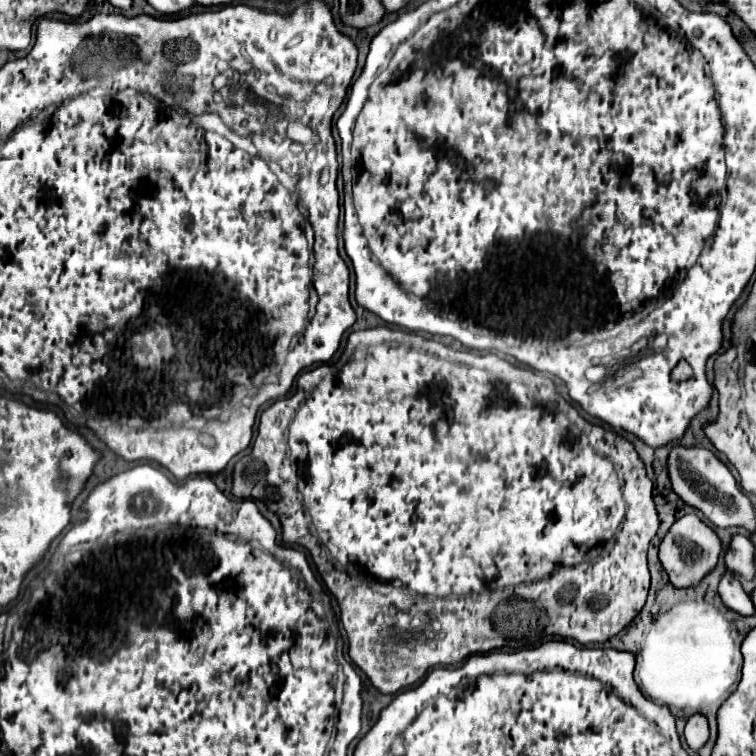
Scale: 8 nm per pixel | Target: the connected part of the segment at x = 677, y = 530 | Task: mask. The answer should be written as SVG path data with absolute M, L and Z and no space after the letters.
M685 514L679 520L675 520L659 544L659 560L675 588L687 588L687 586L699 582L709 570L713 570L713 566L717 564L721 554L723 554L721 540L695 514Z

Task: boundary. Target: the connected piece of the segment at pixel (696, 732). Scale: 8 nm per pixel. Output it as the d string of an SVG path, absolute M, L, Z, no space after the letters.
M693 714L689 716L687 724L685 724L685 740L693 750L699 750L705 740L709 738L709 726L707 726L707 718L703 714Z

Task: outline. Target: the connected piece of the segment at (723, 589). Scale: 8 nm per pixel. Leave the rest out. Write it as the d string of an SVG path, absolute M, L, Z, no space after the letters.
M727 570L723 576L721 576L721 582L719 582L719 596L723 600L723 604L743 616L753 616L755 614L755 608L753 608L753 602L751 598L745 594L745 590L741 588L741 582L735 578L735 574L731 570Z

